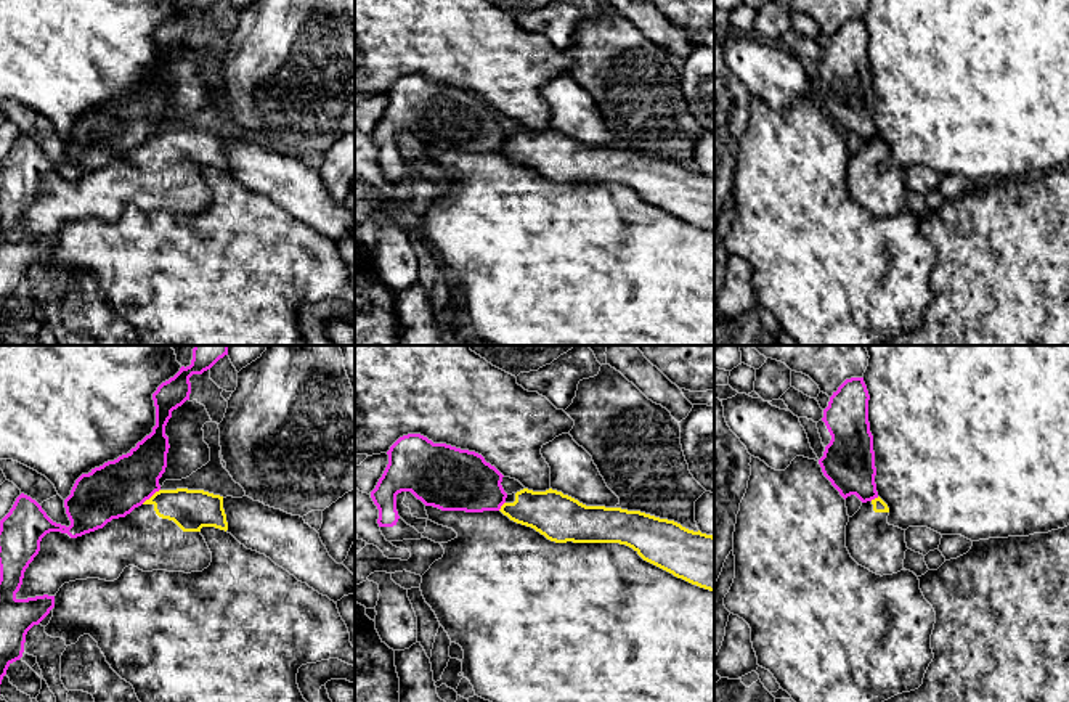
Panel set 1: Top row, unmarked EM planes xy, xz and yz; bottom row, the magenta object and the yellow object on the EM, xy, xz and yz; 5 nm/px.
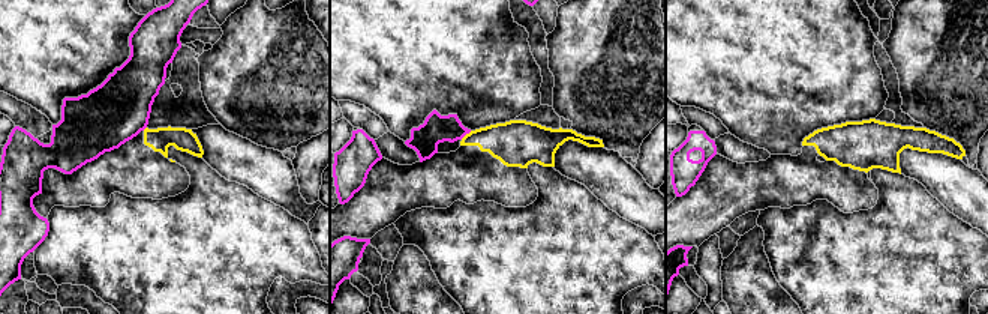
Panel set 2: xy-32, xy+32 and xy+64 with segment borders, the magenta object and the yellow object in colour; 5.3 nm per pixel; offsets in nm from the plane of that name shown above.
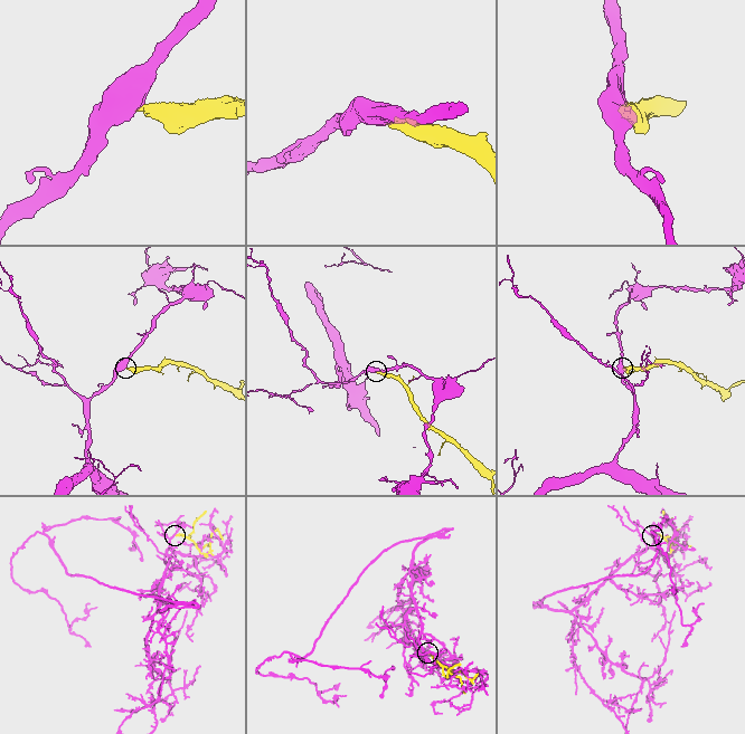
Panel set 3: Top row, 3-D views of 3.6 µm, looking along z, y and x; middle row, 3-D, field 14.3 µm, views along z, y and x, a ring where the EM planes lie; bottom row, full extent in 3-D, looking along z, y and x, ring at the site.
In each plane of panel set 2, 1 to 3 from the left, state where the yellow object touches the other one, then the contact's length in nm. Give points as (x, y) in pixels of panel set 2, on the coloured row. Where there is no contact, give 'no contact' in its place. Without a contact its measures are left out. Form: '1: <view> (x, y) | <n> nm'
1: xy-32 (144, 128) | 30 nm
2: xy+32 (465, 134) | 80 nm
3: no contact

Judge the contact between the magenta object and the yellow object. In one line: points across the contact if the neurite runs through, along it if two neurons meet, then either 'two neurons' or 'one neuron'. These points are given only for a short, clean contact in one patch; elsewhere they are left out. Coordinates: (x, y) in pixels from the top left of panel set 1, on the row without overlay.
border along xy (159, 129), (142, 143); two neurons

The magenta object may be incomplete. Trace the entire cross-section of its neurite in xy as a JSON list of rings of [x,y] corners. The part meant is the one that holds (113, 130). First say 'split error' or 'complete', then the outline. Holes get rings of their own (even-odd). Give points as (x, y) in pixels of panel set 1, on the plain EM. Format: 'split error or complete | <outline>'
complete | [[[191,0],[189,6],[181,6],[173,18],[157,27],[152,34],[156,47],[156,66],[152,72],[138,82],[127,95],[108,101],[75,120],[71,135],[64,140],[66,154],[71,161],[69,167],[53,162],[42,146],[24,133],[16,138],[10,153],[0,161],[0,324],[8,307],[22,297],[27,271],[34,265],[39,265],[55,247],[55,236],[16,238],[26,209],[40,191],[42,178],[50,172],[61,172],[67,173],[71,178],[77,178],[103,169],[112,159],[125,157],[161,130],[159,119],[165,112],[170,88],[165,66],[172,58],[172,51],[189,40],[189,18],[193,14],[202,14],[217,2],[218,0]]]

